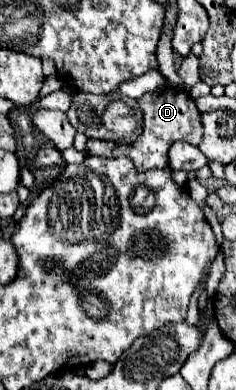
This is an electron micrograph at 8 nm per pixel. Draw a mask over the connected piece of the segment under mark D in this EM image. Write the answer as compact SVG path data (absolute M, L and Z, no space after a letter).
M163 86L157 92L145 94L139 100L139 106L145 114L143 122L143 132L139 140L133 146L125 144L115 144L115 142L105 142L105 140L87 140L87 154L93 156L123 156L127 154L137 170L149 170L149 168L167 168L167 150L175 140L201 140L203 136L203 124L201 124L201 112L195 106L195 100L177 86Z

